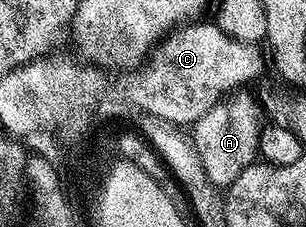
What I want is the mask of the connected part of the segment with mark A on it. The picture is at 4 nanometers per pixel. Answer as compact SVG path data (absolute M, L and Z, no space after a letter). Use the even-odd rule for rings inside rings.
M235 92L223 99L205 116L193 123L191 138L196 144L197 154L204 165L205 175L213 185L226 188L231 186L256 161L259 154L259 135L261 131L261 109L255 96L249 92Z

